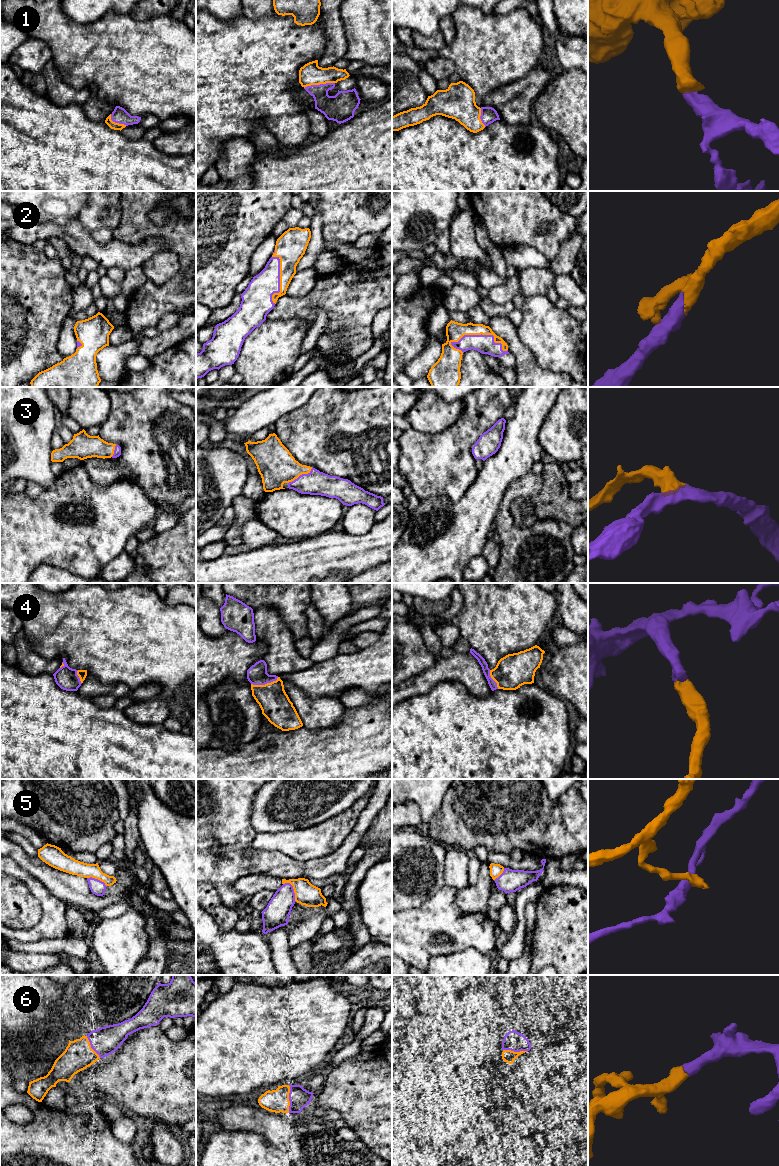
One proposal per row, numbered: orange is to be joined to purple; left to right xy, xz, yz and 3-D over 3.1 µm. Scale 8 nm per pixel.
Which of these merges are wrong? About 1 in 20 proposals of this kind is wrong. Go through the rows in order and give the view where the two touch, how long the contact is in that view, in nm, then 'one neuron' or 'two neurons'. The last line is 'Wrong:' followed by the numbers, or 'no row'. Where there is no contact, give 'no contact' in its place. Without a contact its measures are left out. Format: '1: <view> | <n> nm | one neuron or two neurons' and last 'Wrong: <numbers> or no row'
1: xz | 260 nm | one neuron
2: yz | 460 nm | one neuron
3: xz | 240 nm | one neuron
4: xz | 240 nm | one neuron
5: xz | 190 nm | two neurons
6: xz | 220 nm | one neuron
Wrong: 5

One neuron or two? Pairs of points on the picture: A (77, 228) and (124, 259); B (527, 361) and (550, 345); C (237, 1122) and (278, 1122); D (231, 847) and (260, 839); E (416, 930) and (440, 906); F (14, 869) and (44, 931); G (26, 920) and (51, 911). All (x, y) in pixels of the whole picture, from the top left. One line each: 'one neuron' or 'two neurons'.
A: one neuron
B: two neurons
C: one neuron
D: two neurons
E: one neuron
F: one neuron
G: two neurons

